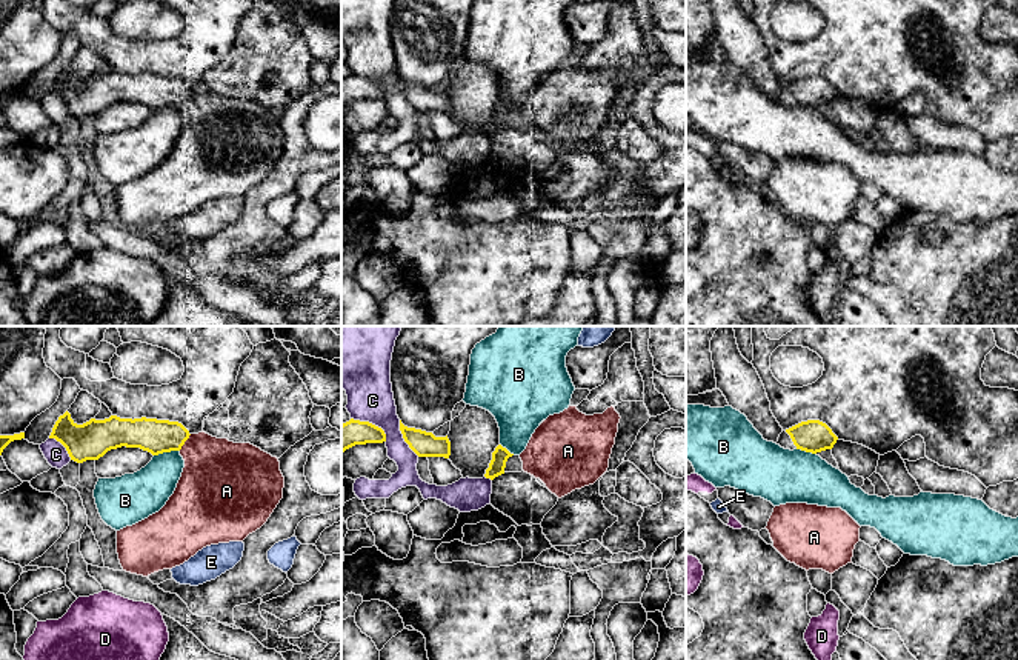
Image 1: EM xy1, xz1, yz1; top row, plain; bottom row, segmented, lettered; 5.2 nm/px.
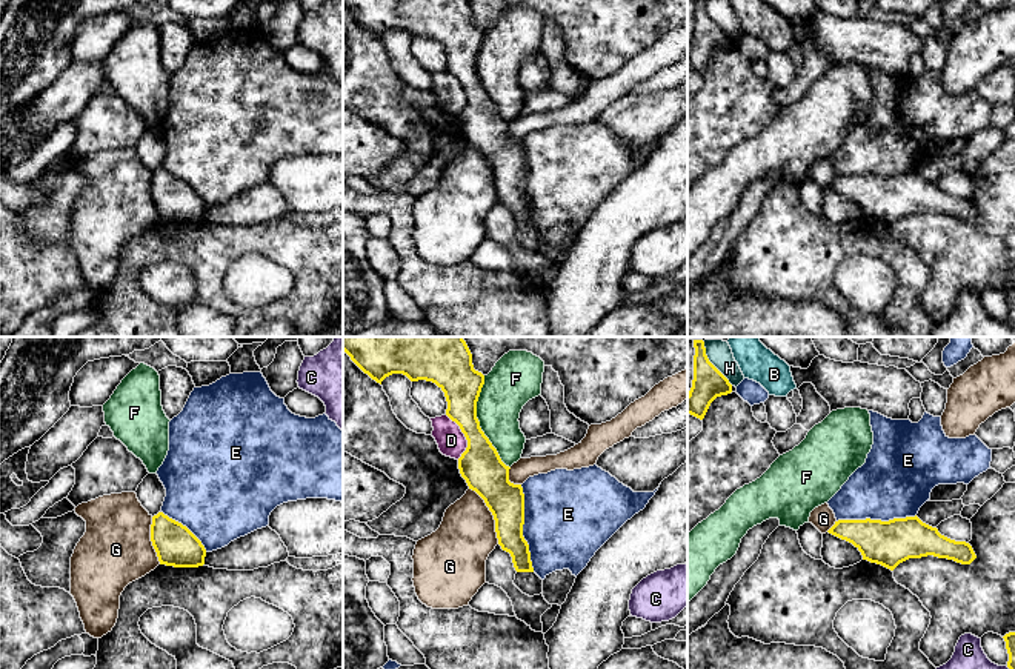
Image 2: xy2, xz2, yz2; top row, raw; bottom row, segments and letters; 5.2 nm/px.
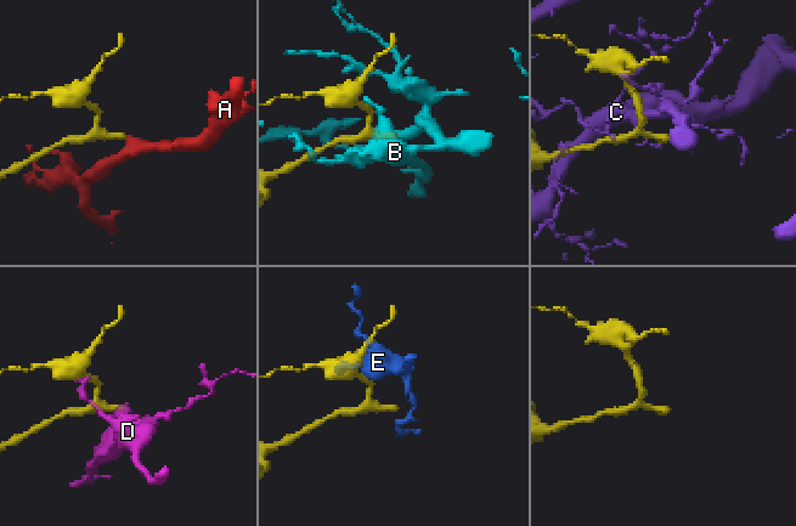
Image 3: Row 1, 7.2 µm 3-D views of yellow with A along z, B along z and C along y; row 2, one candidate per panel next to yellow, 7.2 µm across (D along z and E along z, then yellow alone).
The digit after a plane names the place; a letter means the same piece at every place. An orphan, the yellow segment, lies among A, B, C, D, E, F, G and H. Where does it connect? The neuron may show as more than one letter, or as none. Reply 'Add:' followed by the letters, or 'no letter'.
Add: A

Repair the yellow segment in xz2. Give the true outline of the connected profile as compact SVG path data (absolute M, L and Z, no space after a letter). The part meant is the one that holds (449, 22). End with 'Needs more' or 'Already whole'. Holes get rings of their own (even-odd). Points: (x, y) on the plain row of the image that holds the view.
M343 0L343 6L372 35L381 37L392 29L403 29L411 37L435 38L446 52L446 71L455 77L468 95L468 103L458 114L458 125L469 145L486 158L495 175L498 200L509 208L517 228L534 228L529 200L523 192L524 149L521 140L509 137L506 121L497 105L480 83L477 57L484 40L484 31L474 25L468 0Z. Already whole

